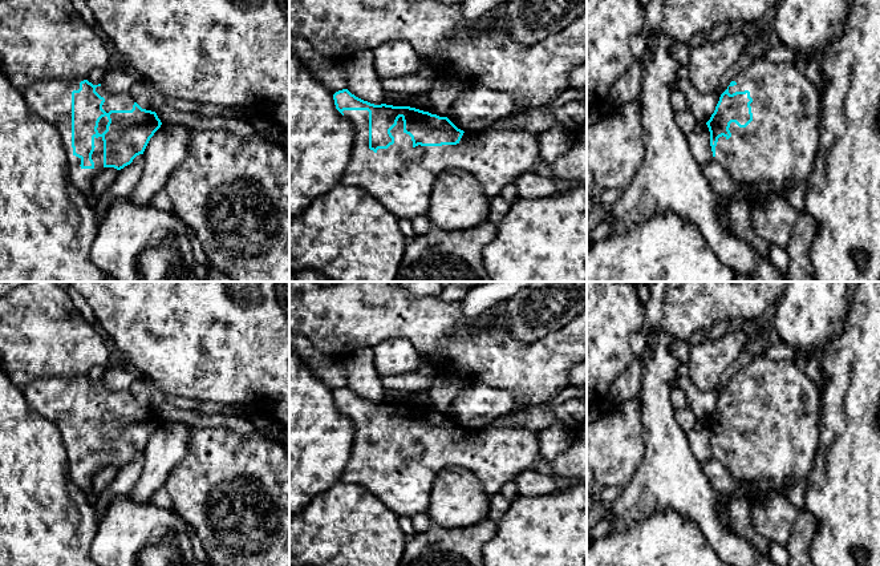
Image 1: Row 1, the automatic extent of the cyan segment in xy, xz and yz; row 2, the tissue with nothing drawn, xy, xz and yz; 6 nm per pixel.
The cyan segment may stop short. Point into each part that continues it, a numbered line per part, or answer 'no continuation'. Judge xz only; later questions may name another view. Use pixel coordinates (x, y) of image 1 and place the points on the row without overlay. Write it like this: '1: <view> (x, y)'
1: xz (400, 476)

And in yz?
1: yz (778, 447)

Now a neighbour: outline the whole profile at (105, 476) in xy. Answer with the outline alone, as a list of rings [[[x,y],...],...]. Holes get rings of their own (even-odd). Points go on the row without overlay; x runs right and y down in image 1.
[[[104,465],[93,477],[92,493],[96,497],[100,497],[105,492],[105,489],[114,481],[117,473],[118,473],[117,466]]]

